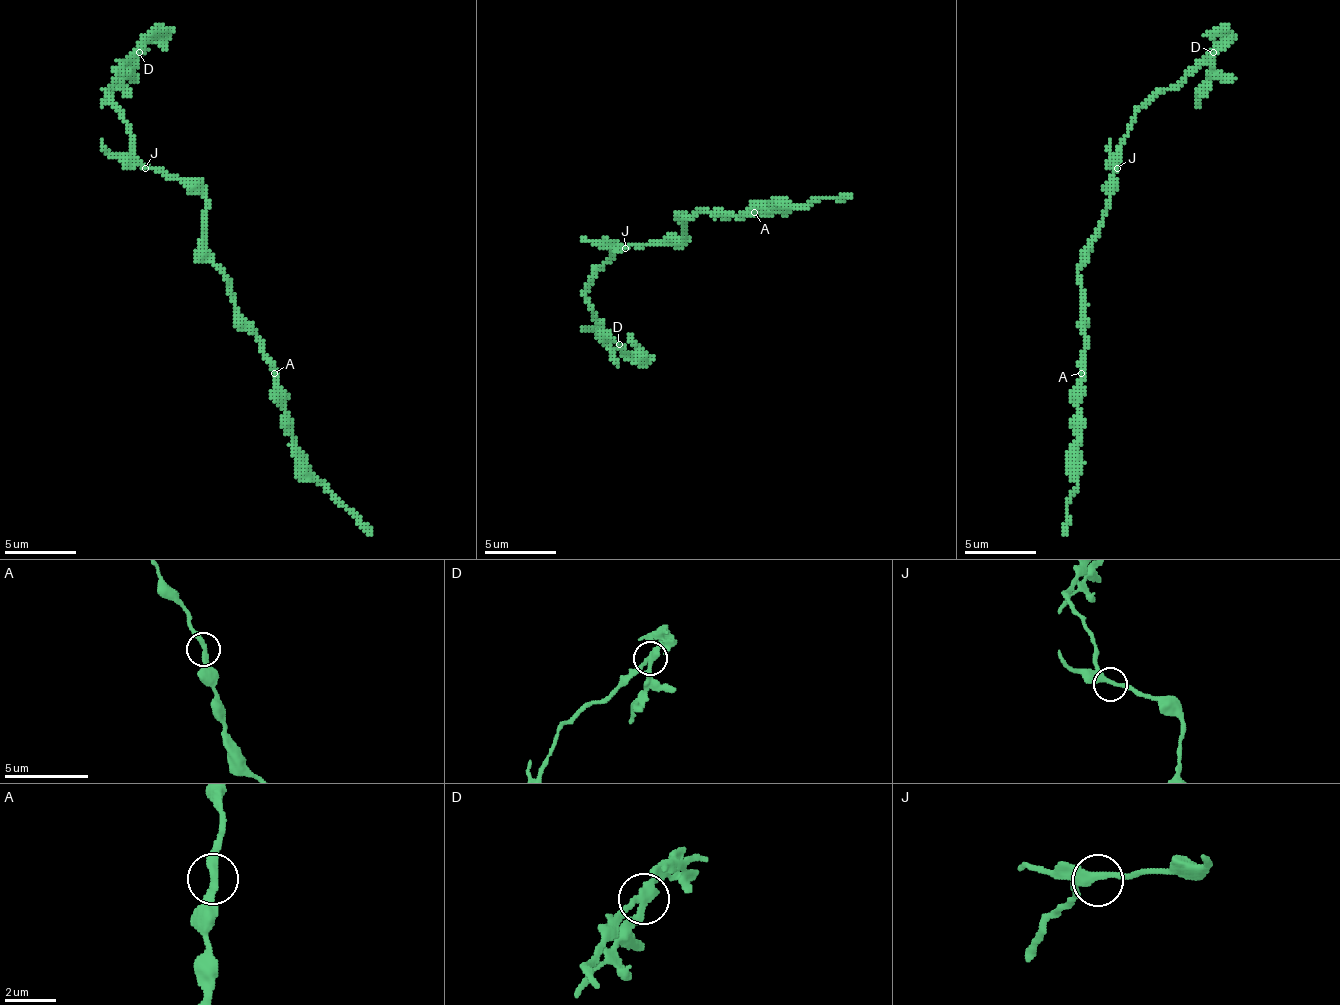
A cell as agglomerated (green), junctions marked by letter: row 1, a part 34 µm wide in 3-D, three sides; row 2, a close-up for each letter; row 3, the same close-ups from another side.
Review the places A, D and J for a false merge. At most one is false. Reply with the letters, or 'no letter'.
D

